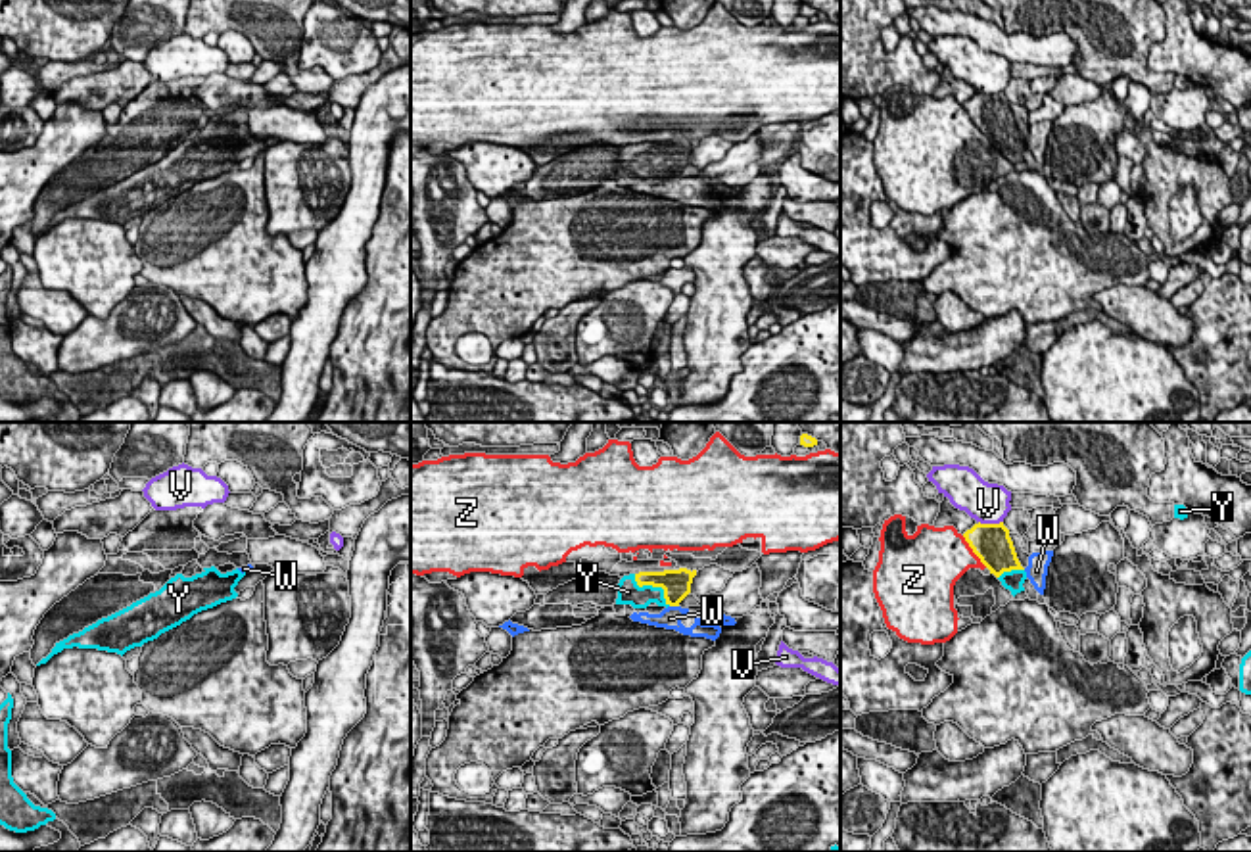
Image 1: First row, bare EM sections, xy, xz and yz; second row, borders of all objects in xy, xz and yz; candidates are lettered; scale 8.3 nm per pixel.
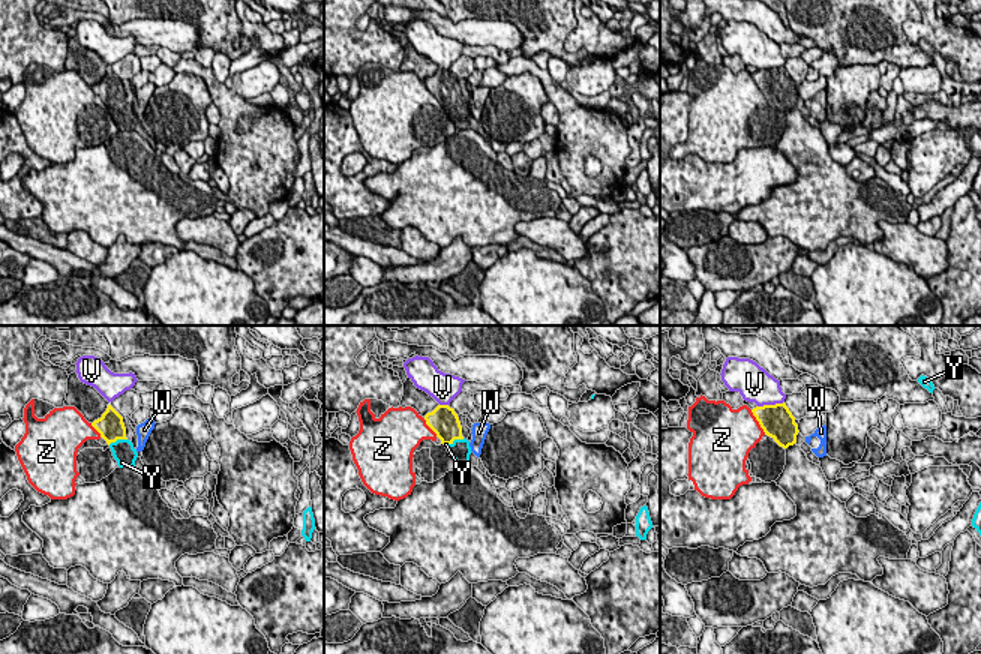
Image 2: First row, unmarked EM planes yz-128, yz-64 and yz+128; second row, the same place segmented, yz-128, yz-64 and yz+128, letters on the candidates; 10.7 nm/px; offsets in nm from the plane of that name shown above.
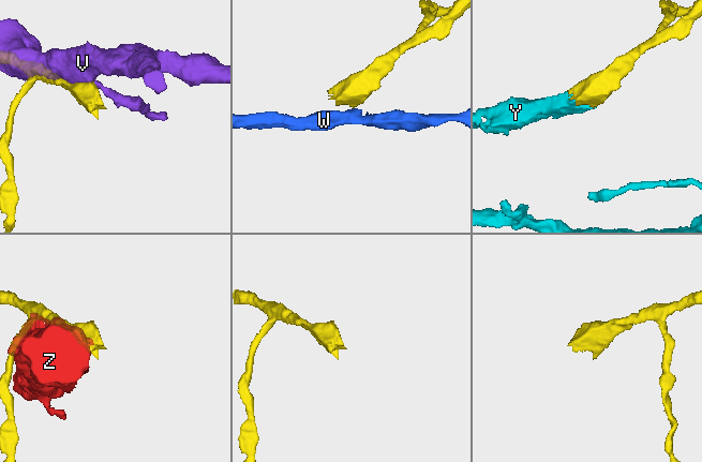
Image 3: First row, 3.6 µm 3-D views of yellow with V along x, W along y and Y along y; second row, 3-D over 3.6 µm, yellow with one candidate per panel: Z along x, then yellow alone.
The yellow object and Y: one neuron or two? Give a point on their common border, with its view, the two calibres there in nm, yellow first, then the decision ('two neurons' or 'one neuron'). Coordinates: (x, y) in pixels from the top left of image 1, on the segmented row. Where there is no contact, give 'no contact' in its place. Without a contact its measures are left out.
meets yellow in xz at (653, 586); 240 nm thick on the yellow side, 190 nm on the other; one neuron

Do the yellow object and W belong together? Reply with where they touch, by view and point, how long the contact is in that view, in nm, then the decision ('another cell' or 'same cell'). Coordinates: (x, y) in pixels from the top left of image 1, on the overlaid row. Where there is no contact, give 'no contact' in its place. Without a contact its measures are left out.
xz (674, 605) | 80 nm | another cell

